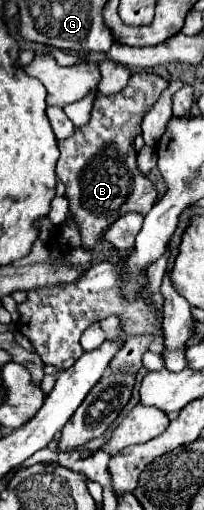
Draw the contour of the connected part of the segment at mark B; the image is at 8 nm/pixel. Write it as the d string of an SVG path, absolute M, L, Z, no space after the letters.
M133 73L127 87L117 95L97 95L91 111L91 119L85 127L75 129L69 139L59 141L61 157L57 161L57 179L67 187L67 197L77 223L85 231L85 245L93 247L97 235L105 231L115 219L129 211L147 215L153 207L157 191L153 183L137 169L133 139L141 133L141 121L145 113L155 105L159 95L169 83L153 73Z

